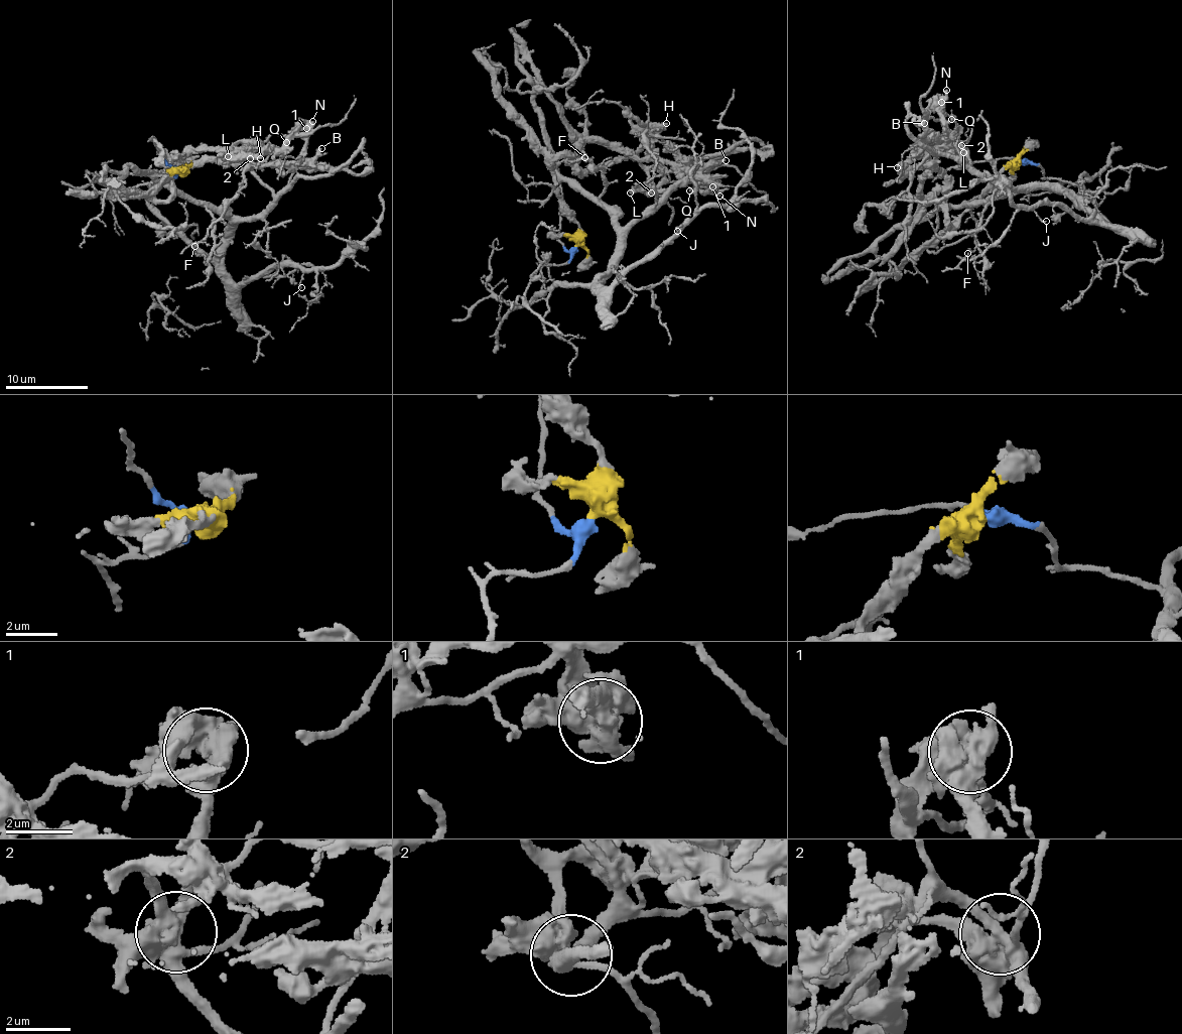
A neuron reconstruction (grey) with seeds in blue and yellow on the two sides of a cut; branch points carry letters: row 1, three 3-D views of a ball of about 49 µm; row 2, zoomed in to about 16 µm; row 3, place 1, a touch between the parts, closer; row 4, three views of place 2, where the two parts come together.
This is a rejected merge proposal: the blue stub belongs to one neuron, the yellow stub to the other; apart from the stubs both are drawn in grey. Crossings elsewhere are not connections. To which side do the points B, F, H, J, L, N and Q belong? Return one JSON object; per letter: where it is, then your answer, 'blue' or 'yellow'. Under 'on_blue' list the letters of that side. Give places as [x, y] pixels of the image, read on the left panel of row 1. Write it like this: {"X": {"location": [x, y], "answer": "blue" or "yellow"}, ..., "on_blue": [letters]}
{"B": {"location": [321, 148], "answer": "blue"}, "F": {"location": [194, 246], "answer": "blue"}, "H": {"location": [260, 158], "answer": "yellow"}, "J": {"location": [301, 287], "answer": "blue"}, "L": {"location": [228, 156], "answer": "yellow"}, "N": {"location": [312, 121], "answer": "blue"}, "Q": {"location": [286, 142], "answer": "blue"}, "on_blue": ["B", "F", "J", "N", "Q"]}

